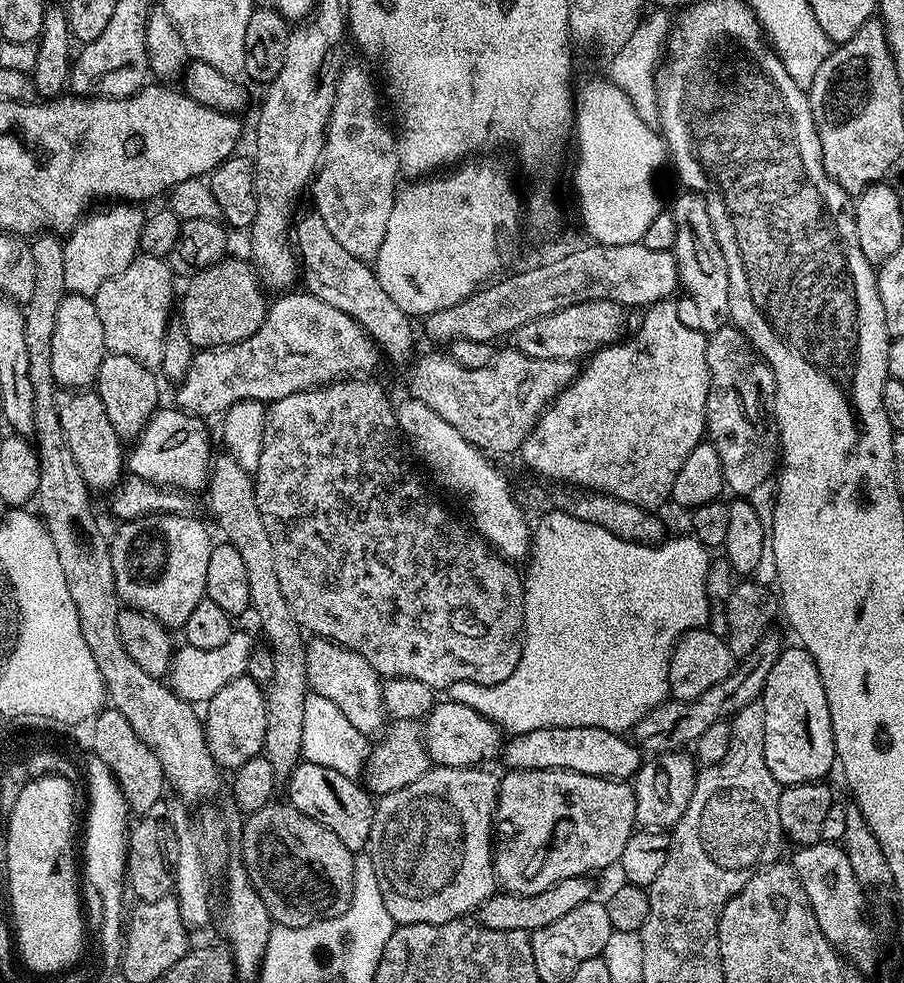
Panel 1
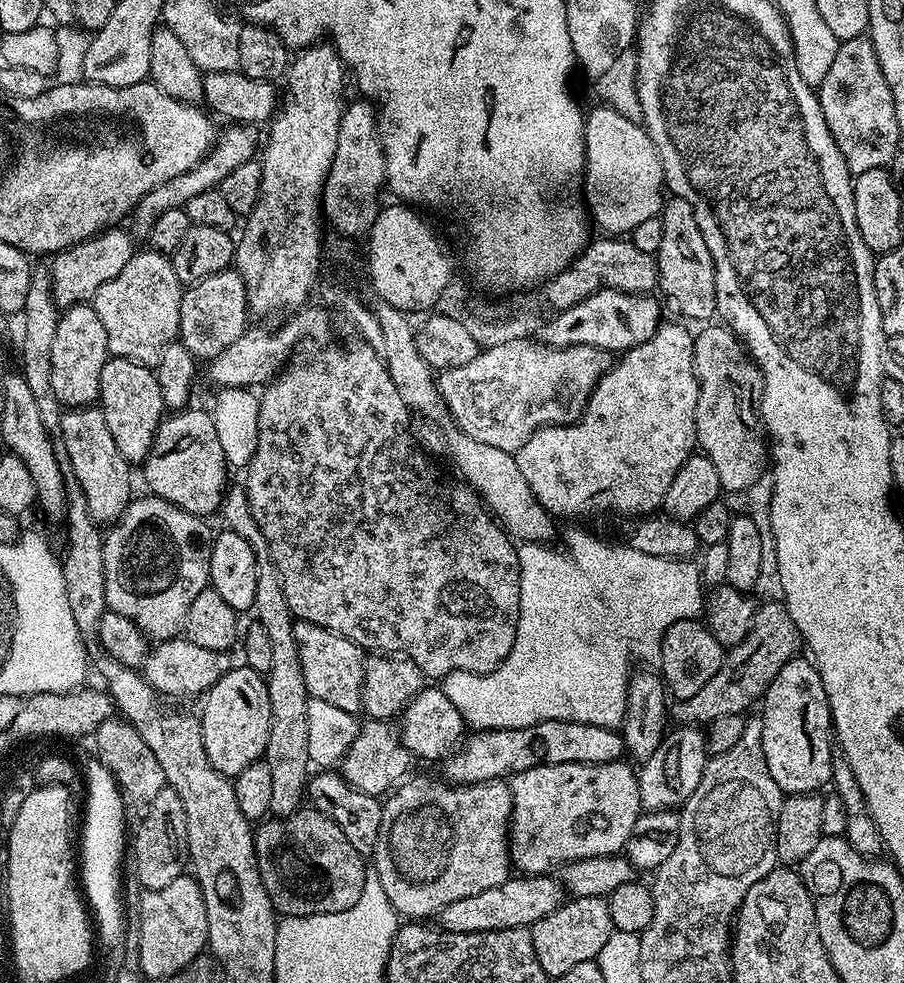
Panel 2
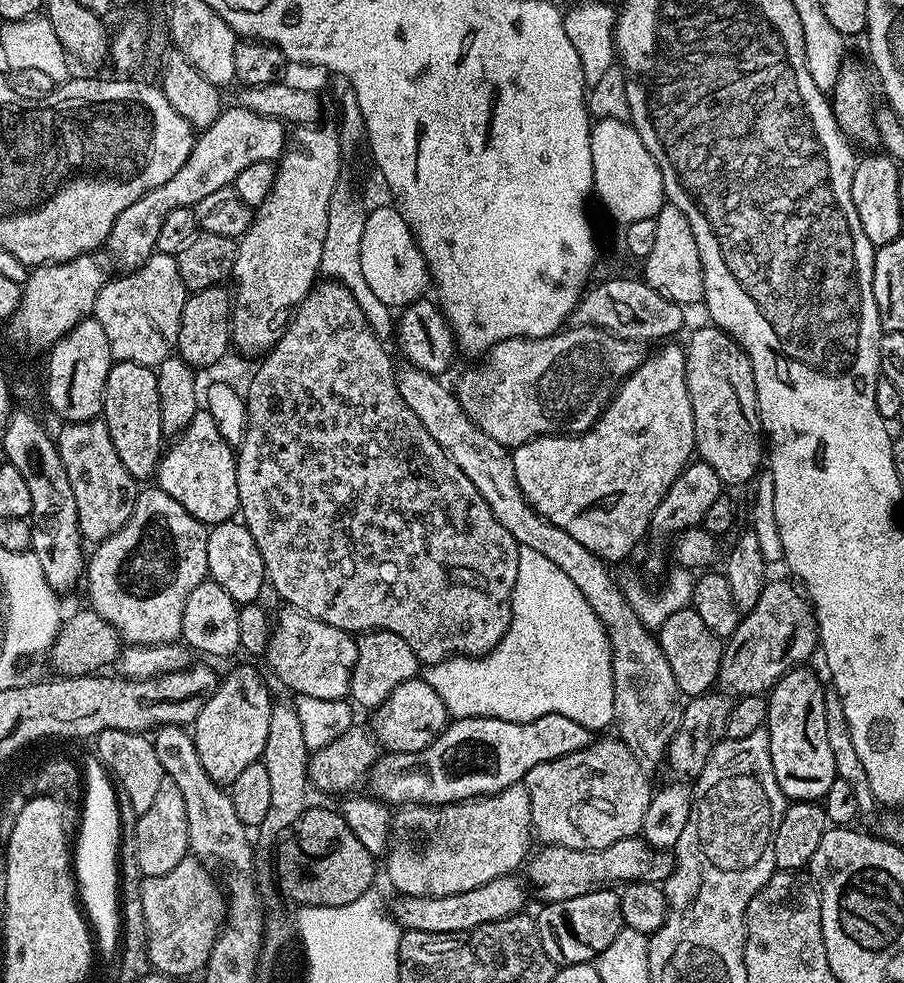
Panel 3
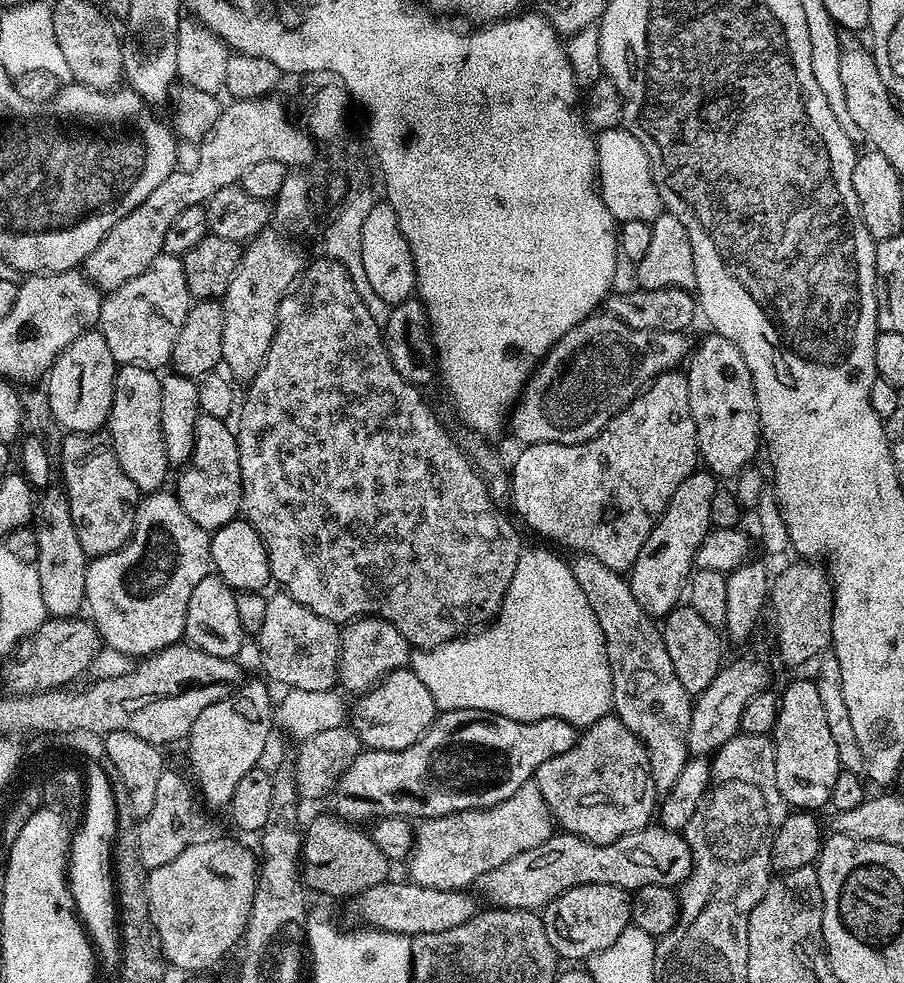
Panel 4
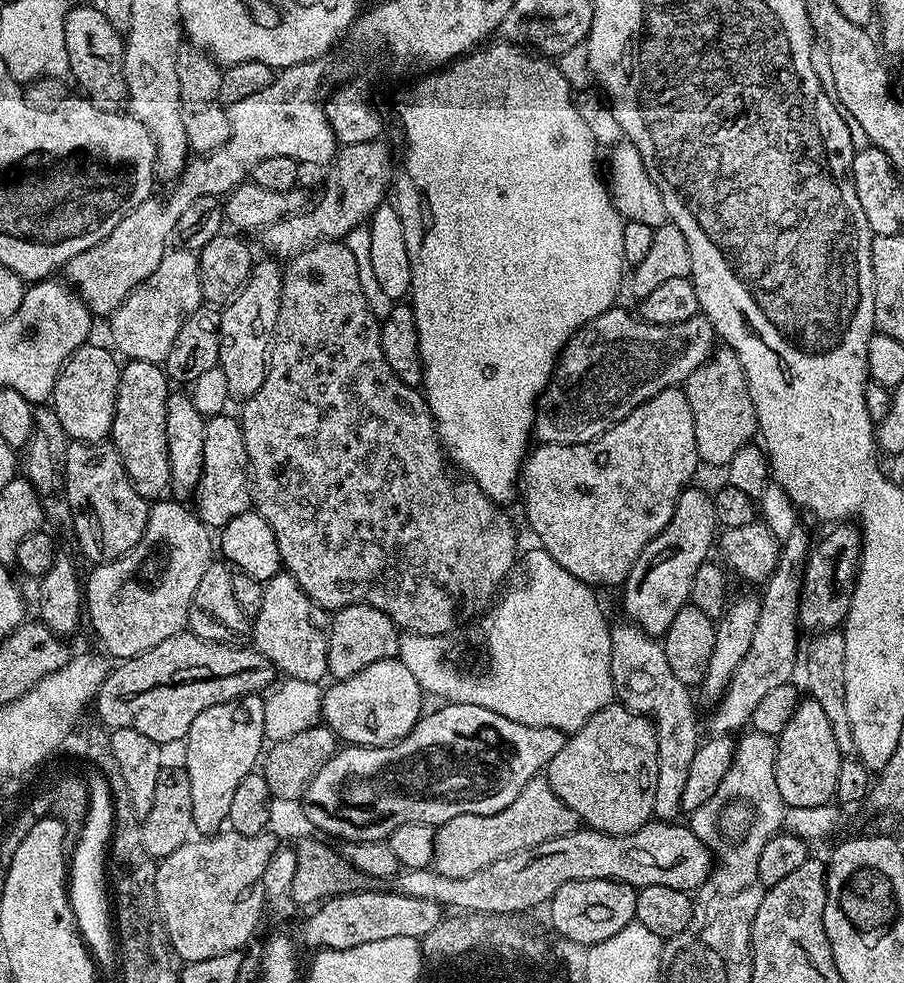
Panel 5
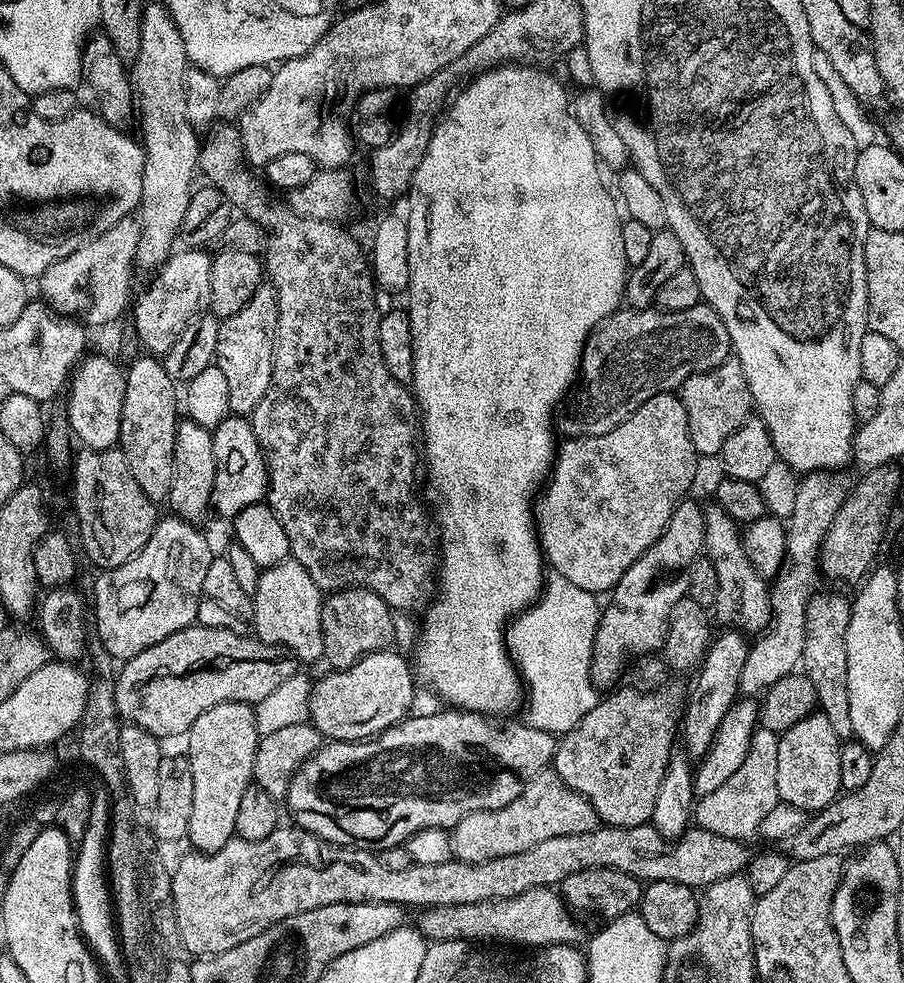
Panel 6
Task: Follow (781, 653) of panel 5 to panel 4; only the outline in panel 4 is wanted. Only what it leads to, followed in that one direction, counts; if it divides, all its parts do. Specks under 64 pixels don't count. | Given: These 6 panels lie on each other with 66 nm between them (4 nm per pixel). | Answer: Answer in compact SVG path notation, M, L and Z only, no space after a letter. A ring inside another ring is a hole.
M744 660L741 664L725 663L720 672L692 701L690 730L688 731L688 751L693 757L708 758L715 754L730 738L740 732L742 710L746 702L765 691L768 684L768 668L760 660Z

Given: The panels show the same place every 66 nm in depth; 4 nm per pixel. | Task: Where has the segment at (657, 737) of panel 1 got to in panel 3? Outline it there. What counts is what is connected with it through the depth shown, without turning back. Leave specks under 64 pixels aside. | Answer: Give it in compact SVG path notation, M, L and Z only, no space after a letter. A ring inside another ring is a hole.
M769 579L764 585L762 594L758 594L758 602L754 602L750 611L743 613L740 625L734 630L732 636L727 637L718 677L719 687L725 693L736 698L767 693L790 669L808 662L812 651L814 653L817 651L818 637L813 609L805 593L791 579L788 580Z

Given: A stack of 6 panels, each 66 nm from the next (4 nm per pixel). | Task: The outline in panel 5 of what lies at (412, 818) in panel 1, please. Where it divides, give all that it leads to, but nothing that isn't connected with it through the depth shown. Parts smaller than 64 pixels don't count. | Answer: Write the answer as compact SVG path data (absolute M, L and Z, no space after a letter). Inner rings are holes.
M541 774L522 786L518 798L514 798L506 810L498 810L498 814L489 816L462 814L439 825L435 829L434 868L450 878L466 878L466 874L474 874L482 870L482 866L498 862L498 858L506 858L530 846L565 836L577 831L577 828L578 821L570 806L566 806L566 802L554 794L548 785L547 775Z

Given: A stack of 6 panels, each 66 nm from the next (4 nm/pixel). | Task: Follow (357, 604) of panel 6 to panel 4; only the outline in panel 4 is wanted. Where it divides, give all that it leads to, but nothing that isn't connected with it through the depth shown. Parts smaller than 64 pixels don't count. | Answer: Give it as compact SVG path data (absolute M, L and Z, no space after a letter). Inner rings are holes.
M361 616L340 628L340 670L338 684L345 693L371 692L374 685L399 668L410 664L410 645L400 631L379 616Z

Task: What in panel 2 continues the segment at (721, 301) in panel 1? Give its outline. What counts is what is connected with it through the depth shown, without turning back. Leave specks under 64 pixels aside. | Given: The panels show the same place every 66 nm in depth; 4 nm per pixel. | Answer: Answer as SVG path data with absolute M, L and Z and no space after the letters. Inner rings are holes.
M672 196L665 199L659 218L662 222L662 246L658 246L655 257L660 275L658 288L661 293L664 291L663 299L668 299L682 315L692 320L711 321L717 315L716 271L710 250L706 250L706 238L702 238L702 230L698 230L694 206L690 206L686 198Z

